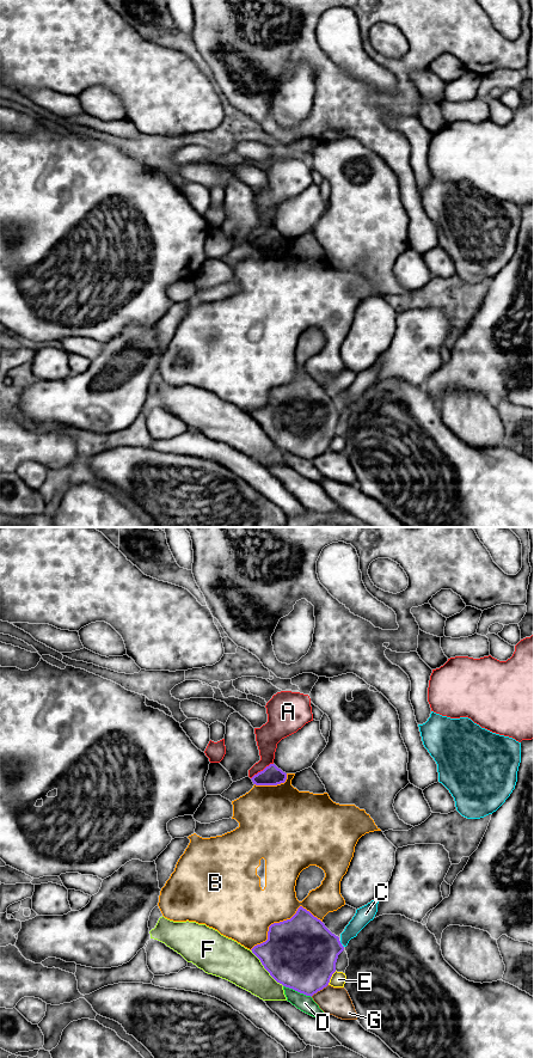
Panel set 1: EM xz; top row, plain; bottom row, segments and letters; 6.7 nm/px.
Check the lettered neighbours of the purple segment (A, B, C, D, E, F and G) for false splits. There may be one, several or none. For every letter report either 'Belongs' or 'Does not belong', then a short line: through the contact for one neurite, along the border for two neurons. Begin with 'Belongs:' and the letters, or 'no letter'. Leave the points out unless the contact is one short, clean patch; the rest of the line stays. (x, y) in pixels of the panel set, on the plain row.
Belongs: no letter
A: Does not belong. Line: xz (272, 227), (251, 243)
B: Does not belong
C: Does not belong
D: Does not belong
E: Does not belong
F: Does not belong
G: Does not belong

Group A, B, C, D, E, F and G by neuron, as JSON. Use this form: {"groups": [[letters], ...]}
{"groups": [["A"], ["B"], ["C"], ["D"], ["E"], ["F"], ["G"]]}

